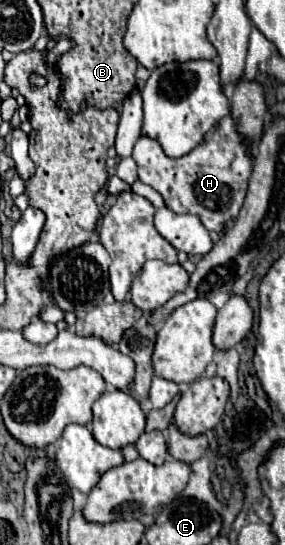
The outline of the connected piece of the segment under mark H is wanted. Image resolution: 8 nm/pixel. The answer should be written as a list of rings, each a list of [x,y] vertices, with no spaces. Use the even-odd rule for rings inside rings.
[[[224,116],[216,128],[204,138],[202,144],[198,144],[190,154],[182,156],[182,158],[170,158],[166,154],[162,154],[162,146],[148,136],[142,136],[132,150],[132,158],[138,164],[138,178],[144,184],[150,184],[152,188],[156,188],[162,196],[166,206],[172,212],[180,212],[180,214],[200,214],[204,226],[212,232],[224,232],[224,228],[236,220],[244,196],[246,196],[246,186],[248,186],[248,178],[252,172],[252,158],[254,158],[254,144],[246,144],[244,138],[238,134],[236,124],[232,120],[232,116]]]

